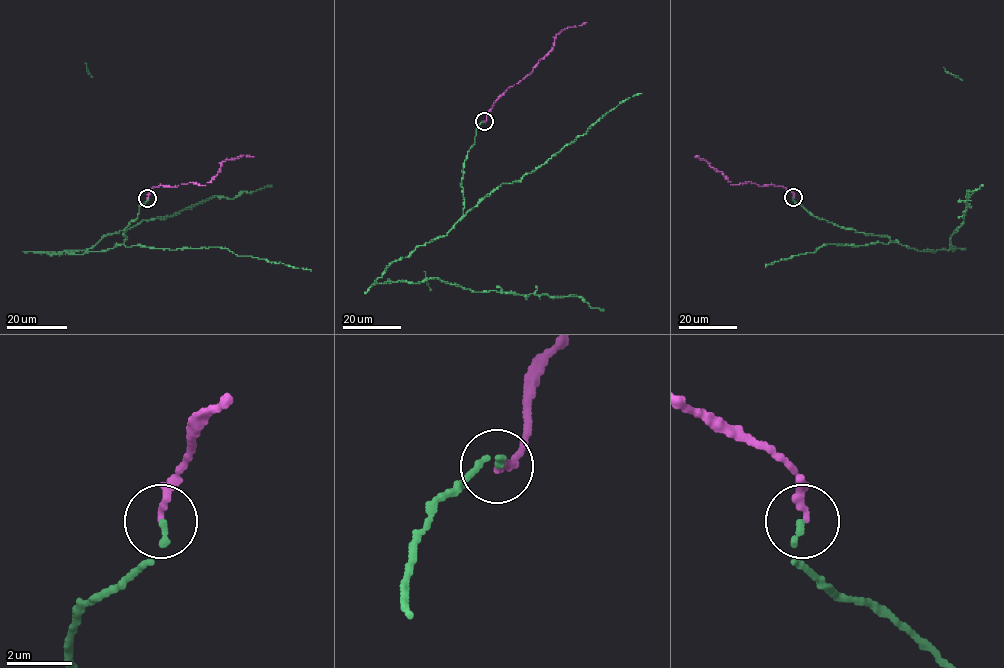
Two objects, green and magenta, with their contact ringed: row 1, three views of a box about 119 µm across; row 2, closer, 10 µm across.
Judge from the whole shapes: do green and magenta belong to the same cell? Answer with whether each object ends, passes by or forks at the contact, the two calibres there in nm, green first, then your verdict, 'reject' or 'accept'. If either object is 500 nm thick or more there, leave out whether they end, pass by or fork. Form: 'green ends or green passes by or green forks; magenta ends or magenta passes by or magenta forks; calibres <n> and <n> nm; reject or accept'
green ends; magenta ends; calibres 220 and 240 nm; reject

